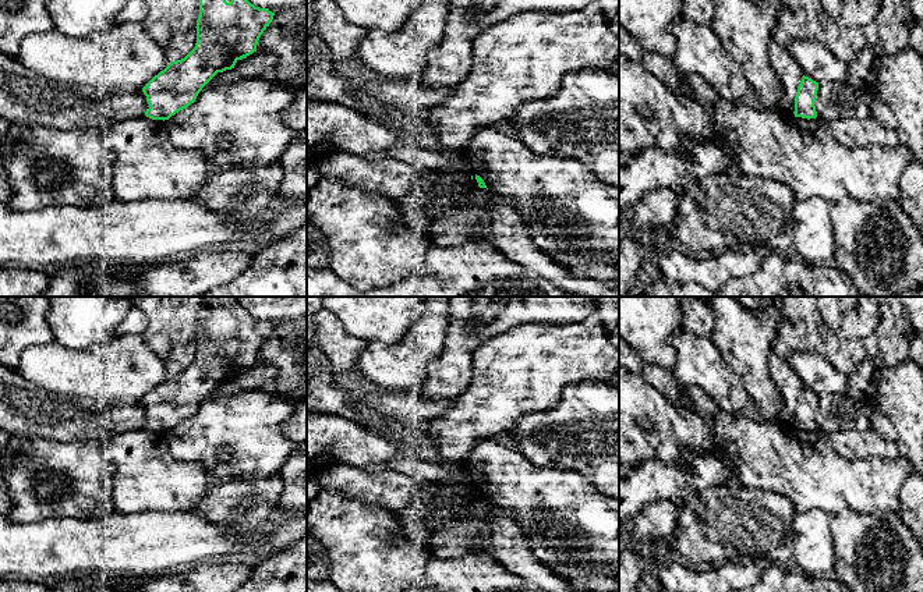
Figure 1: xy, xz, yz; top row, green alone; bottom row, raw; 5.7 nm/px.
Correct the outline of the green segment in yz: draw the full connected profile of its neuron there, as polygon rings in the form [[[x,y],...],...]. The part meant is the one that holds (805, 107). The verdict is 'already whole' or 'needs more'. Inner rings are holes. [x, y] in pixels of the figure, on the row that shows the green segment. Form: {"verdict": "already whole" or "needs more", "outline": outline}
{"verdict": "already whole", "outline": [[[803,75],[798,86],[798,95],[795,98],[795,117],[802,117],[807,120],[817,117],[814,106],[817,91],[818,82]]]}

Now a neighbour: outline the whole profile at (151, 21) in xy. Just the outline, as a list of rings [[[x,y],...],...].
[[[144,0],[149,14],[142,25],[167,60],[184,59],[197,43],[199,0]]]

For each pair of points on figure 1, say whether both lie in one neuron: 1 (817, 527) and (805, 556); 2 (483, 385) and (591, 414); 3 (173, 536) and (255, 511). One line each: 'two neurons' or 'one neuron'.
1: one neuron
2: two neurons
3: two neurons

